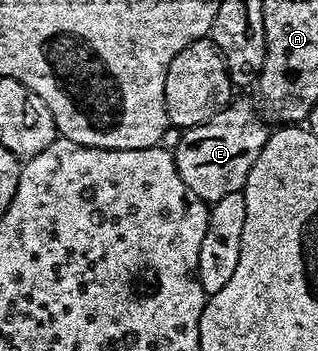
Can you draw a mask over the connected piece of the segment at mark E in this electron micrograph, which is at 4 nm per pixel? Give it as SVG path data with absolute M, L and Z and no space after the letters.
M236 98L207 122L186 128L174 146L174 159L179 175L189 191L212 205L230 193L242 192L251 165L255 163L269 136L268 124L262 114L247 99Z

